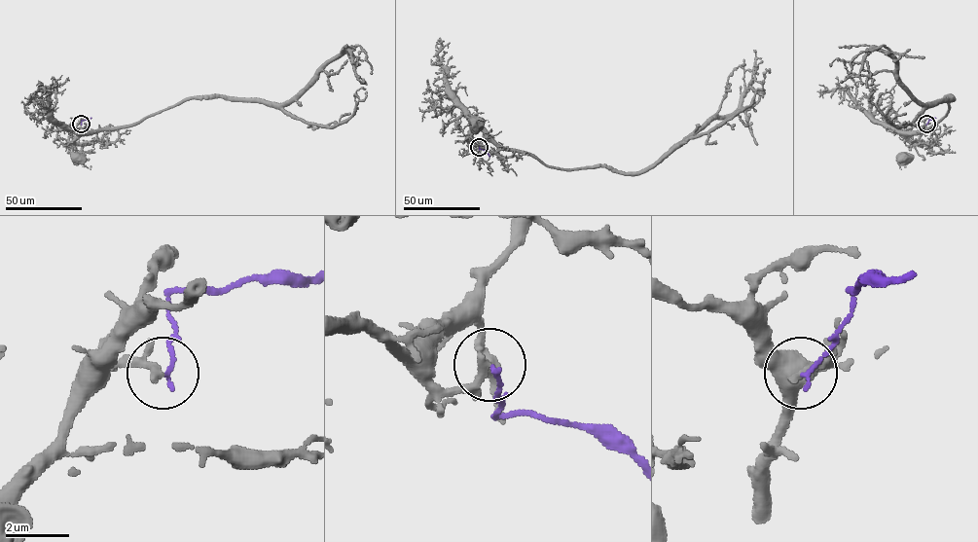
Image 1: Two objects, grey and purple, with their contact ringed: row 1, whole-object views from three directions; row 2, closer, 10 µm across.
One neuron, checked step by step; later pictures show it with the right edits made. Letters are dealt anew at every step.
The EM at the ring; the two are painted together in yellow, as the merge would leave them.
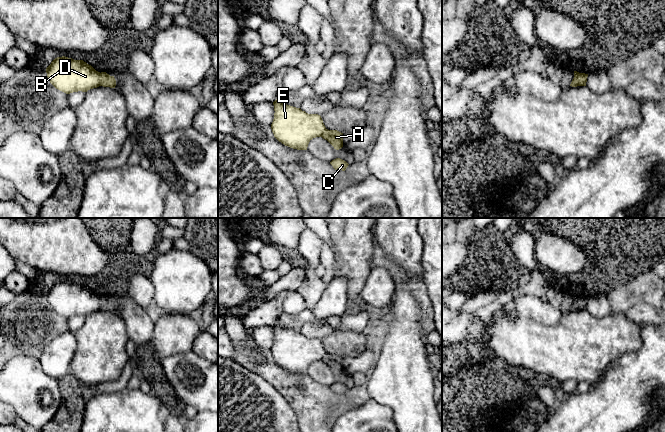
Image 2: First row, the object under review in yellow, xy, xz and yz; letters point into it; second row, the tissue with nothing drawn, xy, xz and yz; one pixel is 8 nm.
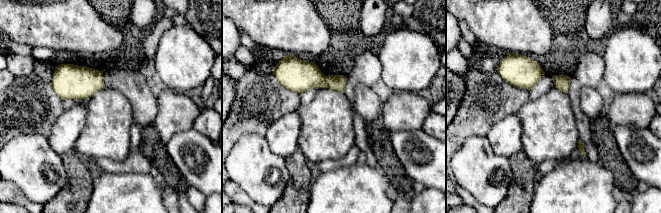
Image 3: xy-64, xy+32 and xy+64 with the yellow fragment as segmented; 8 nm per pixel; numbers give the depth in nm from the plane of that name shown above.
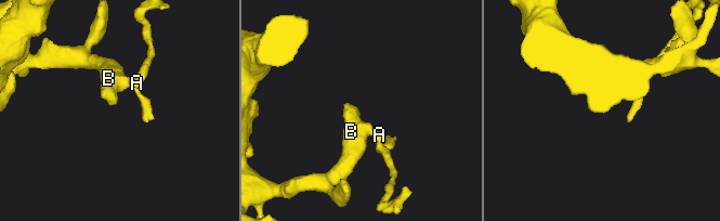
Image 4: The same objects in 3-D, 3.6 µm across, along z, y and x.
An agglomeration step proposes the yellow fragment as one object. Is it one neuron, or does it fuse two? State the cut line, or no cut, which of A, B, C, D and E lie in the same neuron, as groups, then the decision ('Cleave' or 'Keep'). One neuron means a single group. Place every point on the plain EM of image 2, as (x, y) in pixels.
Split along xy (99, 297), (99, 307), (101, 309). Groups: A C / B D E. Cleave

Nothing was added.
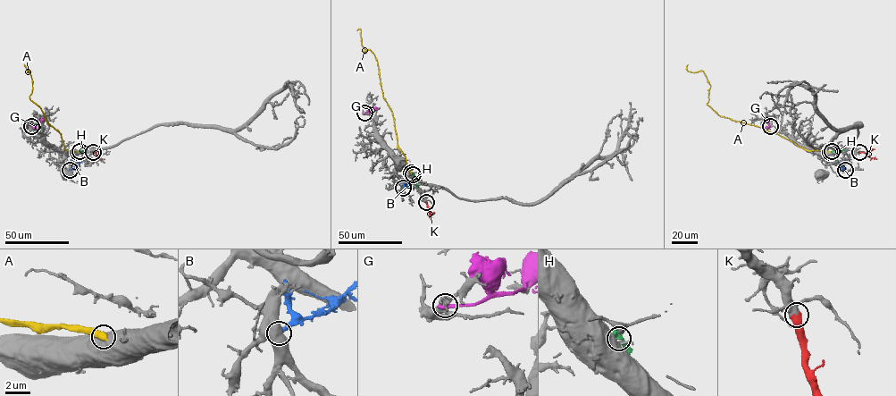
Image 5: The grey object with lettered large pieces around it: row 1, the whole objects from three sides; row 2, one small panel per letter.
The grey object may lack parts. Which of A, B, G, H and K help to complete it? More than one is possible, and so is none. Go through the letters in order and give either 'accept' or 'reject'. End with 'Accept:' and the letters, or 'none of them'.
A: reject
B: reject
G: reject
H: reject
K: accept
Accept: K

